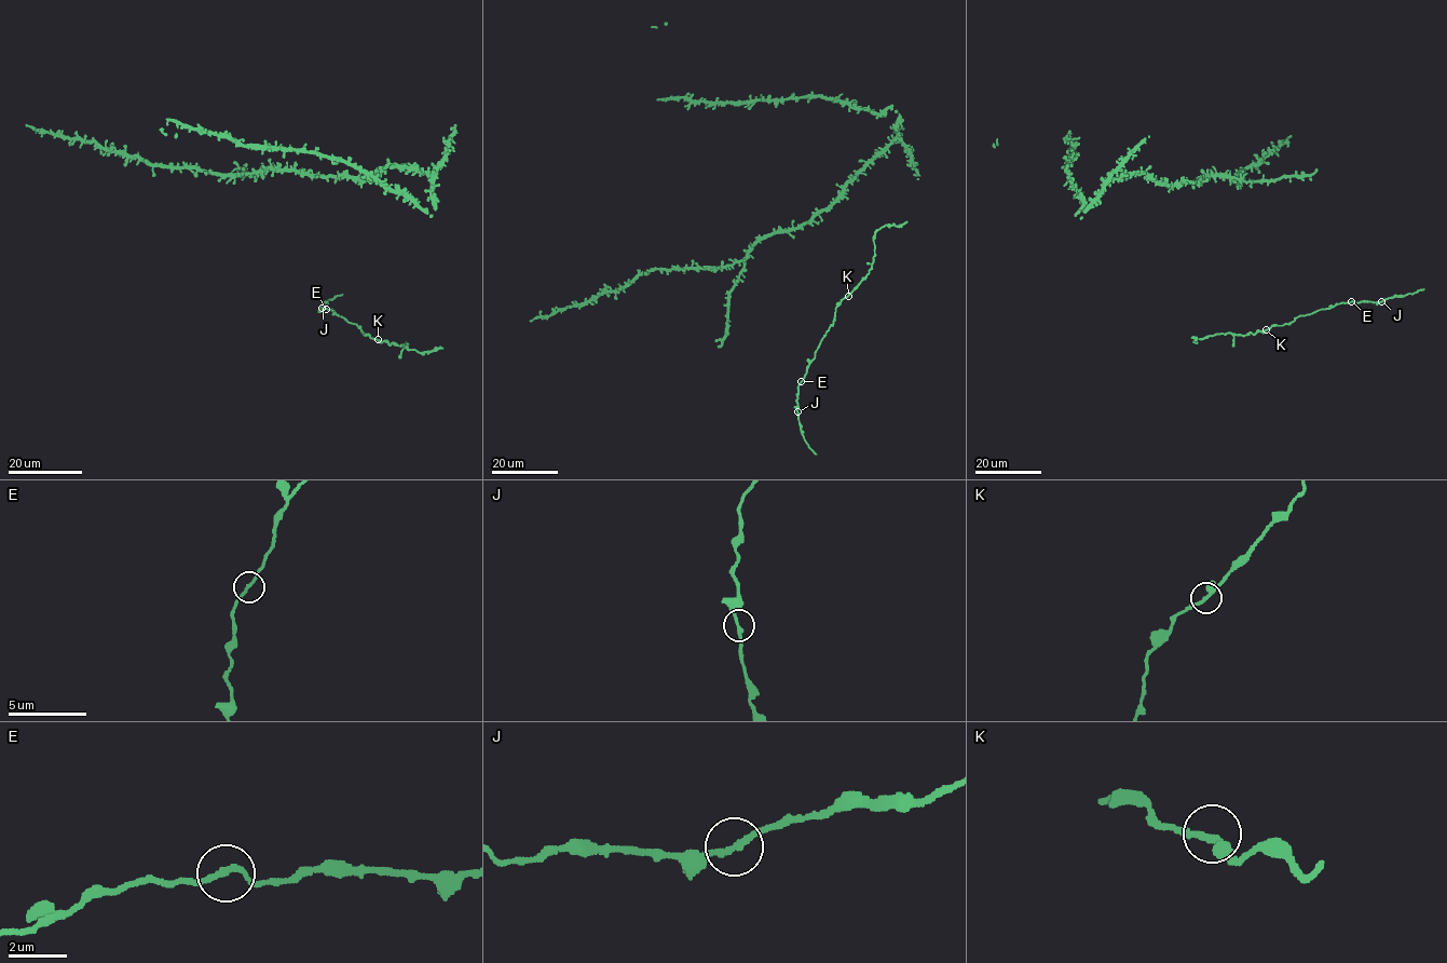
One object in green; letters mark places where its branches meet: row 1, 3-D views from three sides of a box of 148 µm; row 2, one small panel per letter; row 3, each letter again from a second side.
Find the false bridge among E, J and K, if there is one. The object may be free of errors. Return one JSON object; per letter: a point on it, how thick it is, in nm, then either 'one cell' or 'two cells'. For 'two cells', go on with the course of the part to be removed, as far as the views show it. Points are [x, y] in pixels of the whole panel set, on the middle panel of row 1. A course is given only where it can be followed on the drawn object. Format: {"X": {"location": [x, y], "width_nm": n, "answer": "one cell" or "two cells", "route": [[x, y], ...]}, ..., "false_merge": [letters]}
{"E": {"location": [801, 381], "width_nm": 190, "answer": "one cell"}, "J": {"location": [797, 411], "width_nm": 200, "answer": "two cells", "route": [[797, 411], [801, 434], [816, 455]]}, "K": {"location": [848, 296], "width_nm": 280, "answer": "one cell"}, "false_merge": ["J"]}

